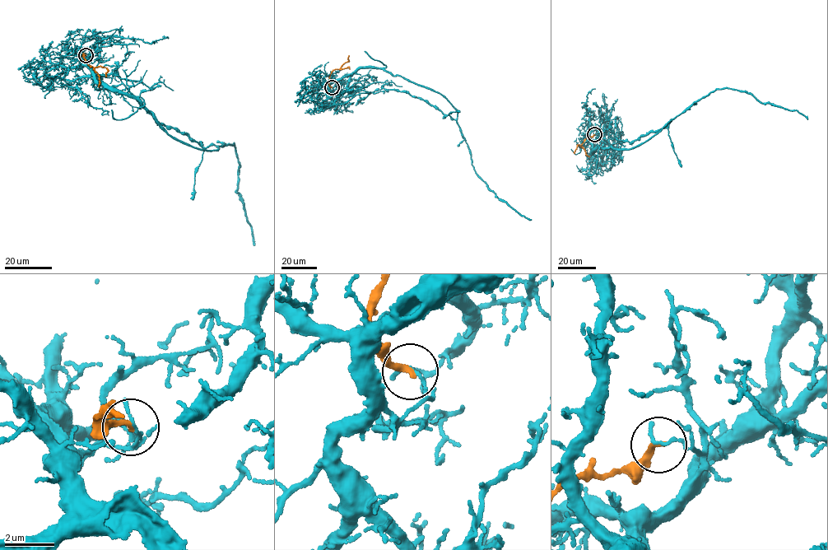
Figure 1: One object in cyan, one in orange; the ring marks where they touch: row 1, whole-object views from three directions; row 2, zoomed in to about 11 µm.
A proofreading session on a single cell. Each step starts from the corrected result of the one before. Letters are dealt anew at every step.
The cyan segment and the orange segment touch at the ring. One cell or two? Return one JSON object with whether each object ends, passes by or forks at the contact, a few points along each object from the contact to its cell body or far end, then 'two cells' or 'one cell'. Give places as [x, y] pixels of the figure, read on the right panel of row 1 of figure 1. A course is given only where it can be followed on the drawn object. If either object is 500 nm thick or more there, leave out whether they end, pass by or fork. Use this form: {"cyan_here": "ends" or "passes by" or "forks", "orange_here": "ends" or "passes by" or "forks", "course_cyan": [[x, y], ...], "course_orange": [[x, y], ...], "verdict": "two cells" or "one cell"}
{"cyan_here": "ends", "orange_here": "ends", "course_cyan": [[594, 134], [597, 135], [591, 151], [611, 146], [629, 149], [694, 102], [725, 88], [794, 109], [808, 118]], "course_orange": [[594, 134], [583, 142], [582, 146], [577, 145], [574, 153]], "verdict": "two cells"}

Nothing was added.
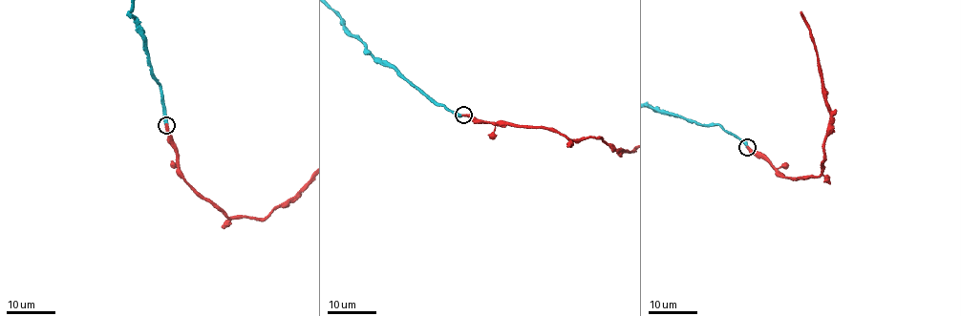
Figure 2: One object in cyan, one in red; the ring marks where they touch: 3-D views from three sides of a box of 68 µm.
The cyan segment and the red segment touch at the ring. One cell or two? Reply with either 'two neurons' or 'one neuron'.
one neuron

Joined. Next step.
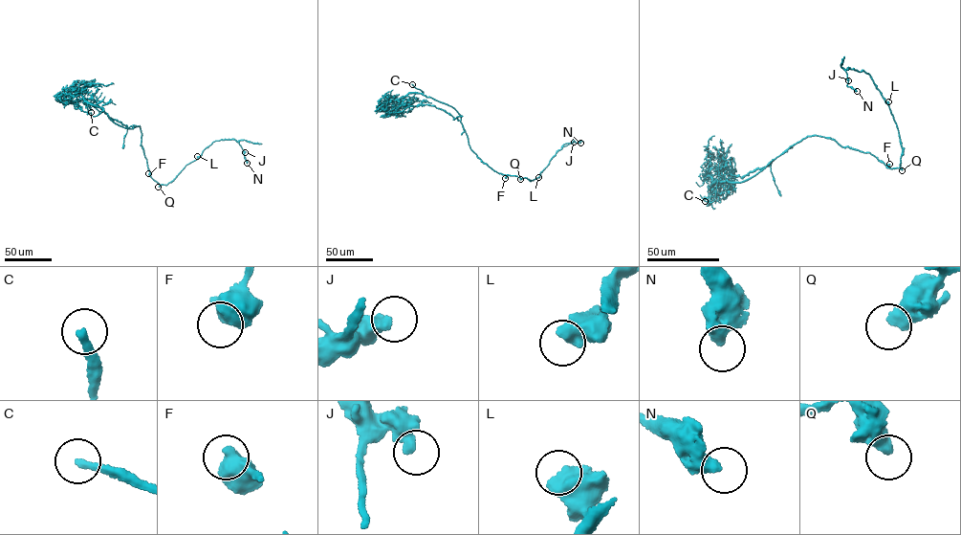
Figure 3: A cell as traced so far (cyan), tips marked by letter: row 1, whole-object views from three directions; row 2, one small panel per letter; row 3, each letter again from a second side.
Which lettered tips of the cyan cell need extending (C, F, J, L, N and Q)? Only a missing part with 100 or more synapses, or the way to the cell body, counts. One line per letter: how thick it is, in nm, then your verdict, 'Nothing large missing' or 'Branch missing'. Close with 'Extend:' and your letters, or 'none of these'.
C: Thickness 240 nm. Branch missing
F: Thickness 700 nm. Nothing large missing
J: Thickness 400 nm. Nothing large missing
L: Thickness 700 nm. Nothing large missing
N: Thickness 480 nm. Nothing large missing
Q: Thickness 550 nm. Nothing large missing
Extend: C

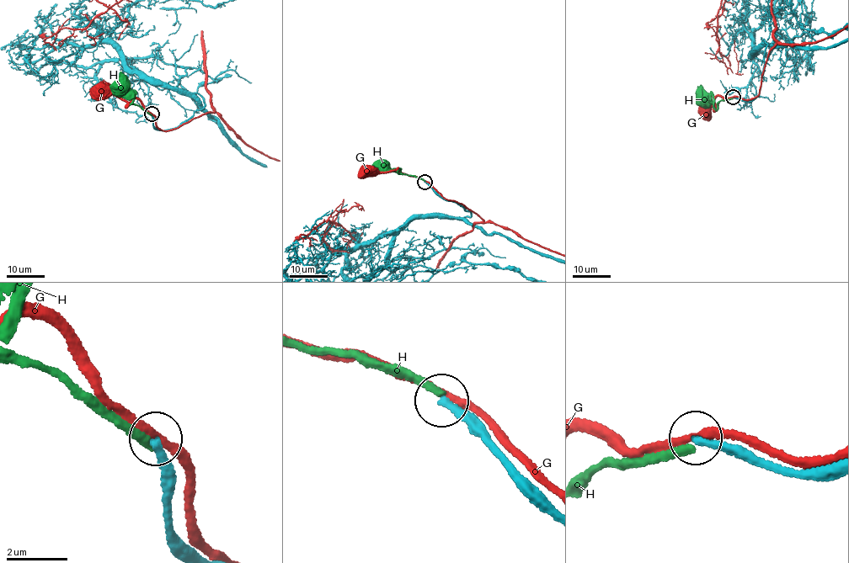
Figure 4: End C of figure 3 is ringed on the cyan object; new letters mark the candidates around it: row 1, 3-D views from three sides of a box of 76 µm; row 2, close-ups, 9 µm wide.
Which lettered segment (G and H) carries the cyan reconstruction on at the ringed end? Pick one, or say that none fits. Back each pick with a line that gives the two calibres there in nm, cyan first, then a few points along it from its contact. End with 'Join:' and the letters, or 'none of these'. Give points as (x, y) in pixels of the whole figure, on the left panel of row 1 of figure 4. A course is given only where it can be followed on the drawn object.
Join: none of these

